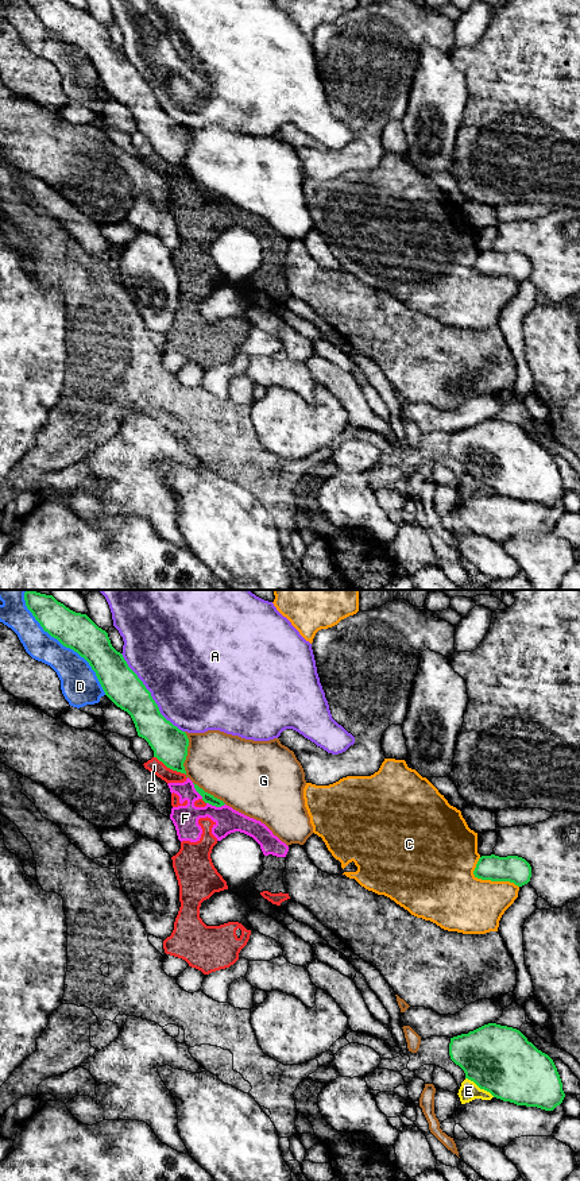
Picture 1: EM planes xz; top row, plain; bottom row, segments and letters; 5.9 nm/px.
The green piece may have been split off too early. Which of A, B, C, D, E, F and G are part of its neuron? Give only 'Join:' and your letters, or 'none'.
Join: none

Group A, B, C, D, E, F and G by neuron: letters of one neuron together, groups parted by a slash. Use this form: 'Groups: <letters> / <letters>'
Groups: A / B F / C / D / E / G

